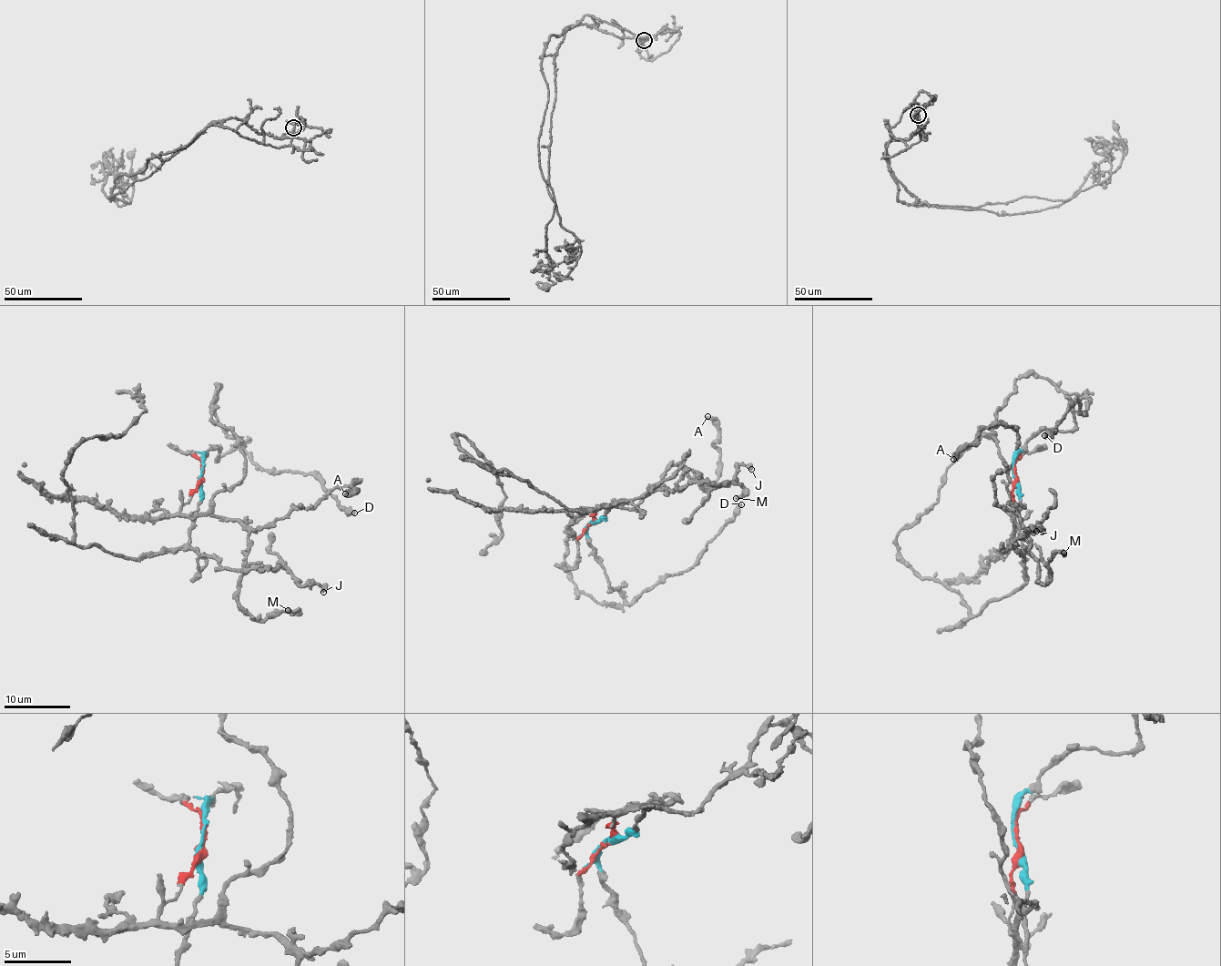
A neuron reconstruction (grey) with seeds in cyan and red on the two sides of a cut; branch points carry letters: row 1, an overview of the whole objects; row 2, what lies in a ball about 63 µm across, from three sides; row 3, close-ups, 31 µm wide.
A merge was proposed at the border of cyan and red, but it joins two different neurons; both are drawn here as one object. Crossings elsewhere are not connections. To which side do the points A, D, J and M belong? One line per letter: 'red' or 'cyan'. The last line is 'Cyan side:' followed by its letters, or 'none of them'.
A: red
D: cyan
J: cyan
M: red
Cyan side: D, J

